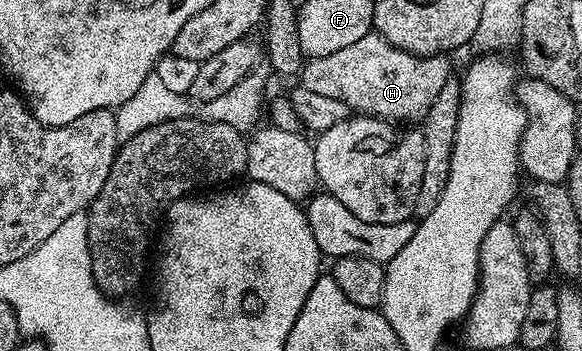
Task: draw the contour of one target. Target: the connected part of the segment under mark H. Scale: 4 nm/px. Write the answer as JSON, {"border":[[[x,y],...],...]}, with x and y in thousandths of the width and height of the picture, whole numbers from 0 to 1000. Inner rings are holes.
{"border":[[[639,91],[620,103],[620,114],[569,151],[567,160],[533,168],[519,197],[517,245],[519,254],[545,262],[552,274],[572,274],[572,285],[586,285],[608,316],[631,330],[643,328],[646,336],[670,342],[680,353],[720,353],[742,305],[744,285],[756,271],[758,251],[778,222],[768,171],[758,154],[704,154]]]}

